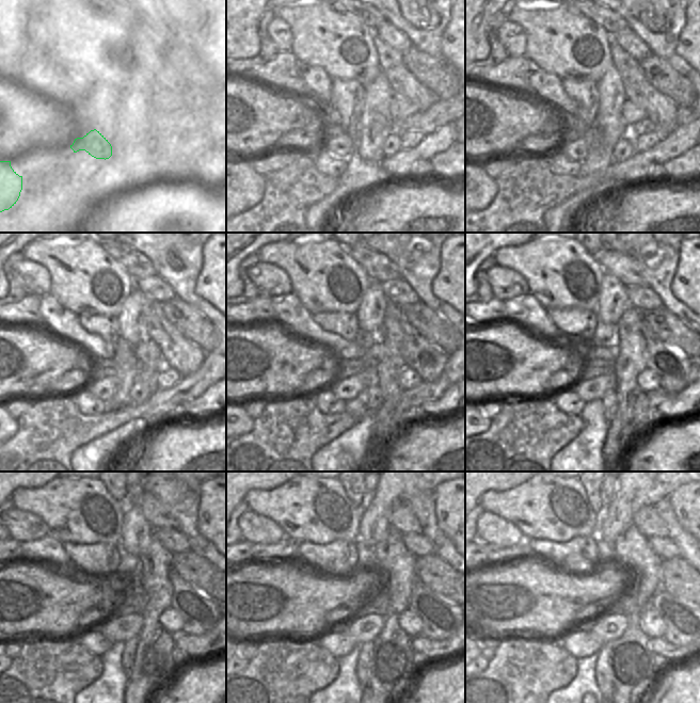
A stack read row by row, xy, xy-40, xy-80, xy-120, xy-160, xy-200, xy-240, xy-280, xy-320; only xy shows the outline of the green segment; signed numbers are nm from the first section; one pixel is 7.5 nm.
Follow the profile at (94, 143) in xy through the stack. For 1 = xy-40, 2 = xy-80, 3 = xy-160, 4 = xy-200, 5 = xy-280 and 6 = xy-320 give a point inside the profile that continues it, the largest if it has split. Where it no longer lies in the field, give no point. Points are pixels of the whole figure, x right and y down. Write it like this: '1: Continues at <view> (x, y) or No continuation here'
1: Continues at xy-40 (339, 146)
2: Continues at xy-80 (577, 149)
3: Continues at xy-160 (348, 388)
4: Continues at xy-200 (594, 388)
5: Continues at xy-280 (362, 629)
6: Continues at xy-320 (610, 627)

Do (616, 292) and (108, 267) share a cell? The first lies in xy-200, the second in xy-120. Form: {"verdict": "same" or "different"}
{"verdict": "different"}

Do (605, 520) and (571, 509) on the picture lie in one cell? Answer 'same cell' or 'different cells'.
different cells

